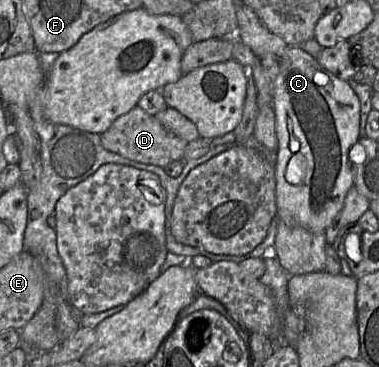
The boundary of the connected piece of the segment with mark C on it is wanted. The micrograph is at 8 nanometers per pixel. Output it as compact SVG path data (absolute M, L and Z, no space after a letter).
M287 46L278 59L278 65L273 93L278 141L275 163L277 219L315 233L325 233L342 209L347 192L354 186L349 150L360 139L360 100L348 81L333 75L299 46Z

